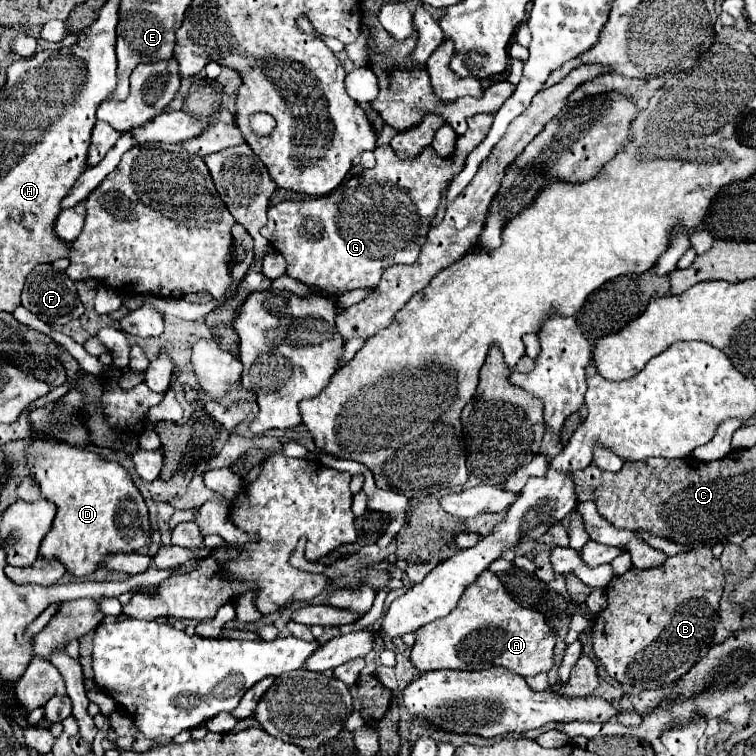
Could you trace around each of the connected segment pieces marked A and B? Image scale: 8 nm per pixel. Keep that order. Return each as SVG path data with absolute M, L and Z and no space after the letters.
M483 571L469 587L465 587L463 597L451 615L419 627L413 635L415 645L411 649L411 663L421 673L439 669L473 671L501 665L521 677L529 677L543 671L547 673L555 665L553 647L557 631L547 623L541 611L521 607L491 571Z
M709 547L673 555L661 567L631 567L607 585L607 609L593 625L593 651L609 677L639 689L659 689L685 675L713 643L725 577Z

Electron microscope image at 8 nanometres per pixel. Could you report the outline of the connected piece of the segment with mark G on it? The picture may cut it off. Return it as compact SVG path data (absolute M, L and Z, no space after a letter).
M477 115L467 119L467 131L458 136L456 142L456 162L441 159L433 147L425 147L417 157L401 159L391 145L381 145L375 149L377 165L365 169L359 177L349 177L333 193L319 199L299 199L283 201L277 207L269 207L267 225L261 227L261 235L287 259L287 275L299 279L307 285L315 285L327 293L343 293L359 287L375 287L381 281L381 275L391 265L415 263L419 251L425 243L431 219L435 217L437 205L441 201L441 191L447 181L451 181L463 169L469 153L485 139L493 123L491 115Z

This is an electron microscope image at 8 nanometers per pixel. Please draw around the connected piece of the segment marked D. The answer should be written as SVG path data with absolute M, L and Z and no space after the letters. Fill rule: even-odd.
M69 389L57 401L31 409L27 419L33 437L25 449L29 471L39 483L41 493L57 505L57 515L41 541L39 553L45 559L61 559L65 569L77 577L93 573L107 553L145 549L151 531L147 505L129 471L121 463L107 461L95 449L89 449L93 443L81 411L83 399L83 391ZM59 435L69 435L69 439L59 441Z

